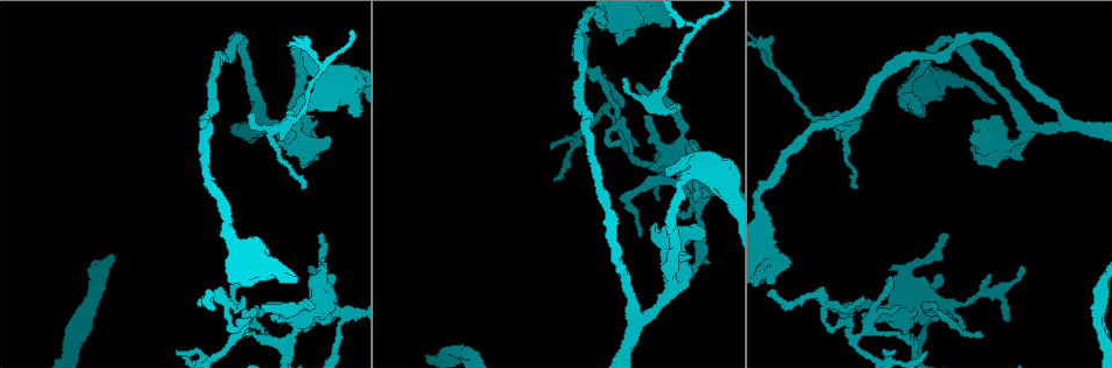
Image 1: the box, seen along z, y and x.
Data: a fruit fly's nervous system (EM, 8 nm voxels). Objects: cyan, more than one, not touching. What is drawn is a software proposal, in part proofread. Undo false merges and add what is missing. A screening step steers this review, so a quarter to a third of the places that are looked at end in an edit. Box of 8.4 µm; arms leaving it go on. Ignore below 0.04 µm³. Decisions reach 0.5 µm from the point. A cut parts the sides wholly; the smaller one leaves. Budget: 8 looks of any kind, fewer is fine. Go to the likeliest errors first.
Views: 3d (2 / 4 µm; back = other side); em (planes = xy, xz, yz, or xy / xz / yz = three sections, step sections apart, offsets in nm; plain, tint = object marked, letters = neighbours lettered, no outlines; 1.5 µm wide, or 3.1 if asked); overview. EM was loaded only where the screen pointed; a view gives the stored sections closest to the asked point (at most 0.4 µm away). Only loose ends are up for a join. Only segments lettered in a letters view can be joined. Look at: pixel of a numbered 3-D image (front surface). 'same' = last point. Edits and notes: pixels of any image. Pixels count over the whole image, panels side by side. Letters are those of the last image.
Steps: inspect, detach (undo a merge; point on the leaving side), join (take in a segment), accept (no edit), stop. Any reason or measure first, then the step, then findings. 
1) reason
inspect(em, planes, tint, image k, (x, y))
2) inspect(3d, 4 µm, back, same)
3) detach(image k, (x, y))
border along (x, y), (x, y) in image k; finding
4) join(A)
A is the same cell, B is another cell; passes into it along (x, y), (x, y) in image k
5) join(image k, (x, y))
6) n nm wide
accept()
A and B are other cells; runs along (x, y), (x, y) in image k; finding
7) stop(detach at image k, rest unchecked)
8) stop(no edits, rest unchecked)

branch stops here
inspect(3d, 4 µm, image 1, (824, 116))

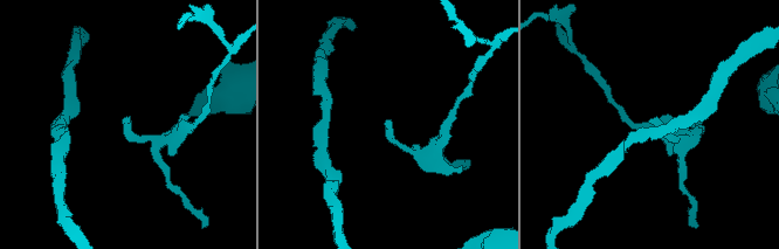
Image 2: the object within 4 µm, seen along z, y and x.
inspect(em, planes, letters, image 2, (386, 120))

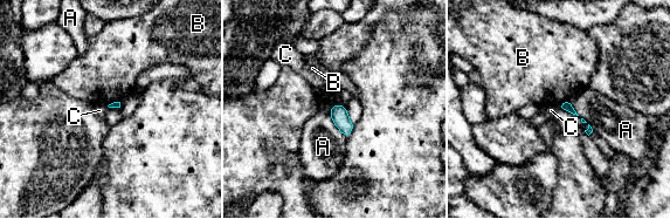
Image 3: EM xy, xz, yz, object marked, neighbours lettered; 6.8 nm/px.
accept()
A, B and C are other cells; border along (570, 100), (557, 105) in image 3; no lettered segment goes on from it

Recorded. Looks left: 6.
a narrow waist
inspect(em, xy, step 4, tint, image 1, (974, 297))

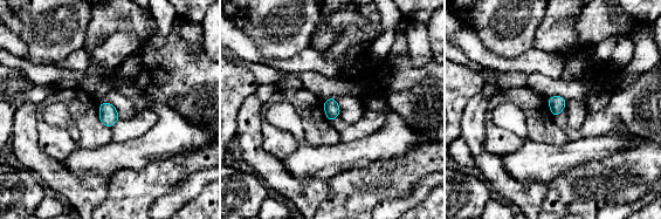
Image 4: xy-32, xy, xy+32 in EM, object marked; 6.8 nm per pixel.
inspect(em, xz, step 4, tint, same)

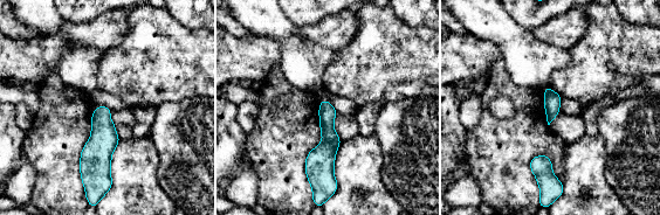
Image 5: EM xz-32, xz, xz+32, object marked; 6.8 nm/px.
inspect(em, xz, step 4, letters, same)

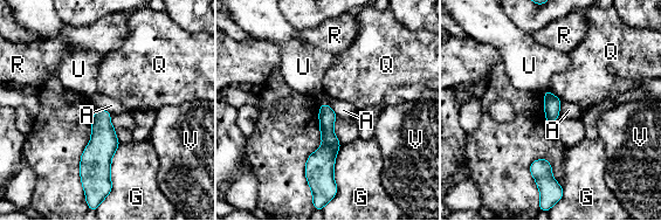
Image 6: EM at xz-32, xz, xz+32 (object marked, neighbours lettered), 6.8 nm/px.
accept()
A, G, Q, R, U and V are other cells; one neuron here

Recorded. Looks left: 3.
an open end
inspect(em, planes, letters, image 1, (678, 110))

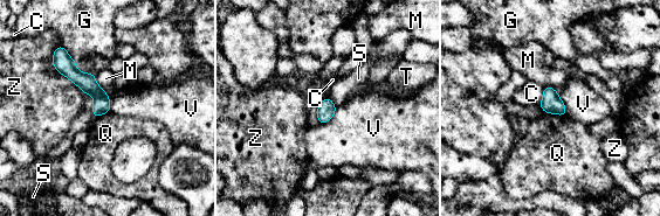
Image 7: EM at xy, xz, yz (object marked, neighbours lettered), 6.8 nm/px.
Z touches over 400 nm
accept()
C, G, M, Q, S, T, V and Z are other cells; none of them fits

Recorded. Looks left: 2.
stop(no edits, rest unchecked)

